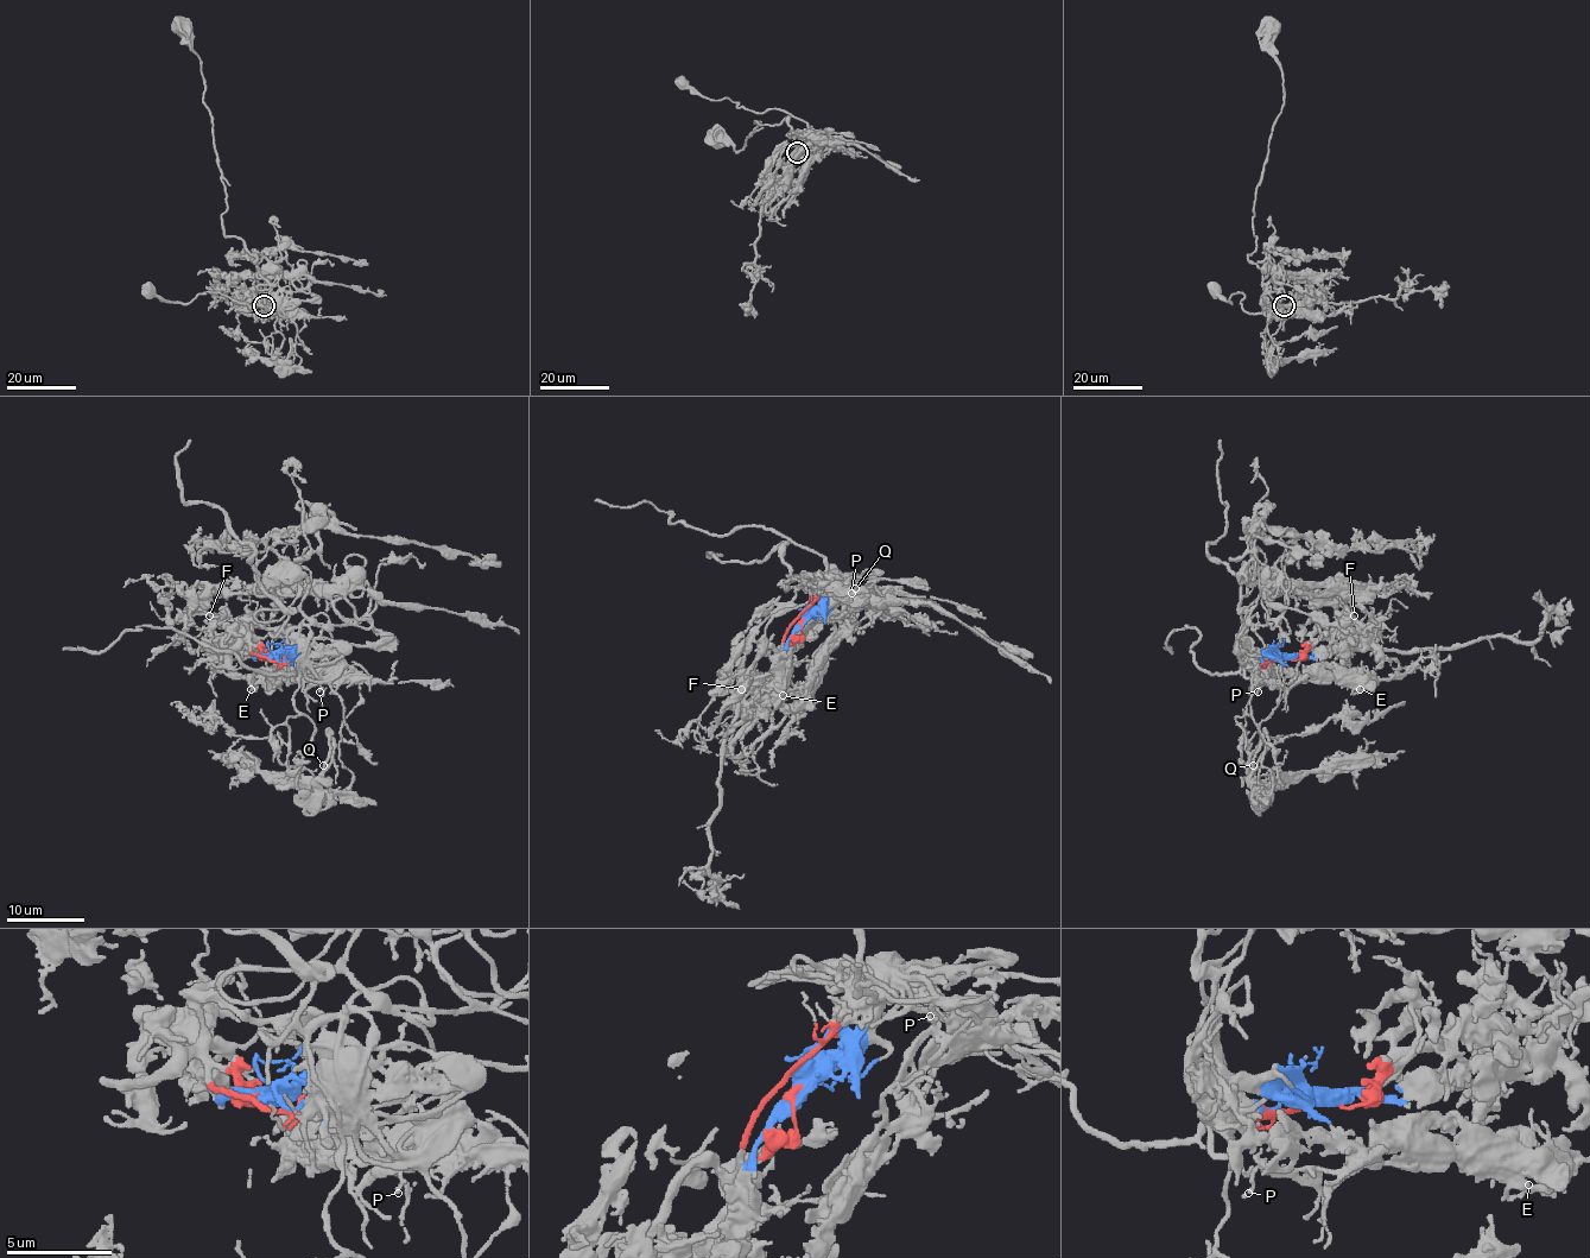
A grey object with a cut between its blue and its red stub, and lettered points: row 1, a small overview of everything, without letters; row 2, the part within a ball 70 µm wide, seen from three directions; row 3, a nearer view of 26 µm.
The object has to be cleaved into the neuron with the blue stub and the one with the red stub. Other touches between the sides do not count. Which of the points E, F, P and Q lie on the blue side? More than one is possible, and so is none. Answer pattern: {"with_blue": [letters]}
{"with_blue": ["E", "P", "Q"]}

